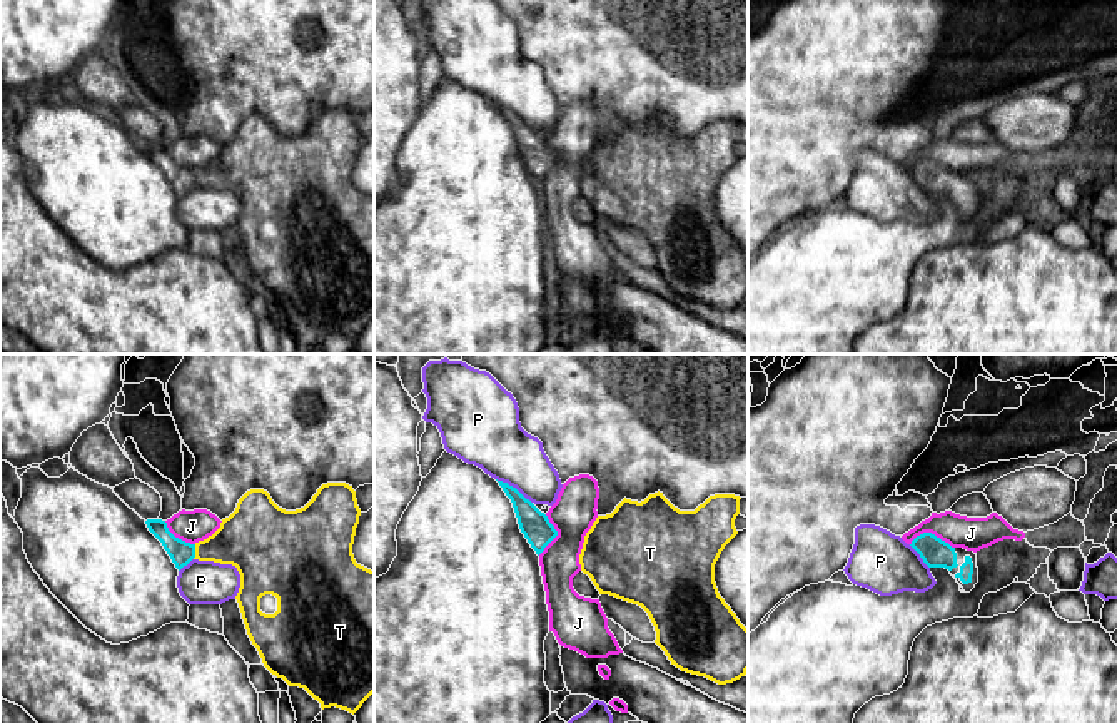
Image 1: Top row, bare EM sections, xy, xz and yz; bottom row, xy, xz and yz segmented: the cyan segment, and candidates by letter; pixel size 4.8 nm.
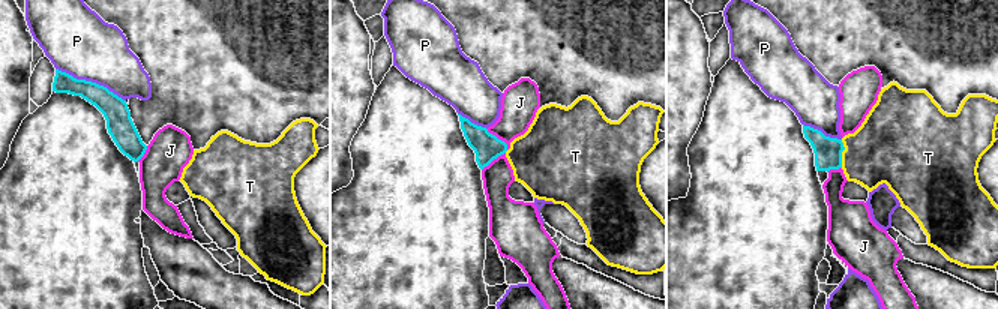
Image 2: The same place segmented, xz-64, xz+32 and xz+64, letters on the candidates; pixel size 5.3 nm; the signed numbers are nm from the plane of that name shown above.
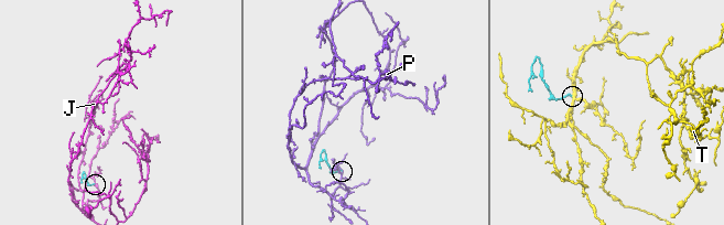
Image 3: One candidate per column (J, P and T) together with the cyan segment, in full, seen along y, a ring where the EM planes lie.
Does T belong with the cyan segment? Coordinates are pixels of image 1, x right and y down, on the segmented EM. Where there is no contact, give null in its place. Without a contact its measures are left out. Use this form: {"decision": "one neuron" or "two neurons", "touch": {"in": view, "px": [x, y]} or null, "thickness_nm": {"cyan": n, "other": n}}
{"decision": "one neuron", "touch": {"in": "xy", "px": [194, 551]}, "thickness_nm": {"cyan": 120, "other": 280}}

